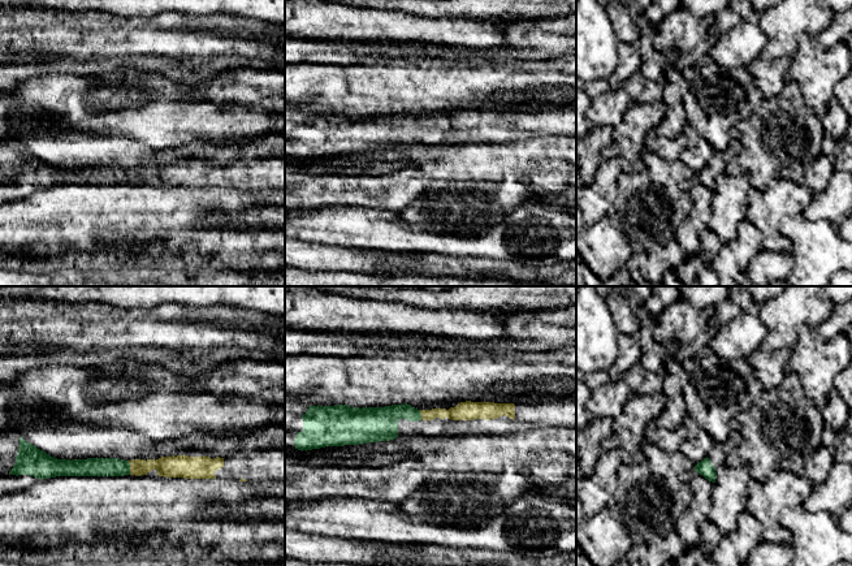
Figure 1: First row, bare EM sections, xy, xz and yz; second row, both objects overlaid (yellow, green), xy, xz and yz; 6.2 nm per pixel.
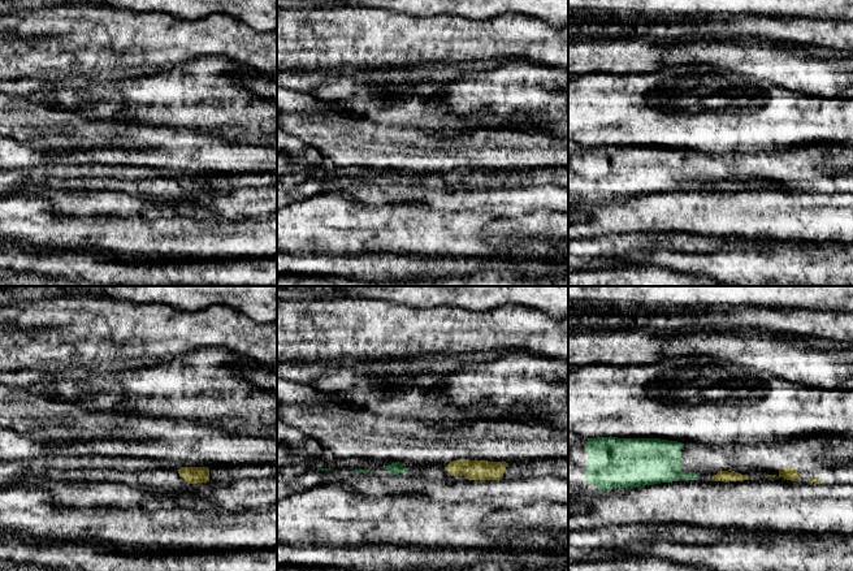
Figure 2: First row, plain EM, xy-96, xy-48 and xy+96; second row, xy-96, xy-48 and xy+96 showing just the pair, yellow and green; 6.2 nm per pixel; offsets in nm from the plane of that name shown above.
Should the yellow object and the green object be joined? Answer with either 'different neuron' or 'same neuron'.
same neuron

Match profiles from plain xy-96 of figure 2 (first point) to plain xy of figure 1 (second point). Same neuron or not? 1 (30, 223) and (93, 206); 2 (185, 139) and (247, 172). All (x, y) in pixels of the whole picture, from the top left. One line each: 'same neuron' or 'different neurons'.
1: same neuron
2: different neurons

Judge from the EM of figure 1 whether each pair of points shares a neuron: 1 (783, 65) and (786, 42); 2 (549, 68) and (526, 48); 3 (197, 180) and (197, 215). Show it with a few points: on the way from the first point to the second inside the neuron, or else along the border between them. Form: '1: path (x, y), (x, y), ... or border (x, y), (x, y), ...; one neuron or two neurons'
1: border (765, 50), (774, 57), (791, 59); two neurons
2: border (554, 56), (509, 61); two neurons
3: border (167, 185), (203, 188); two neurons

